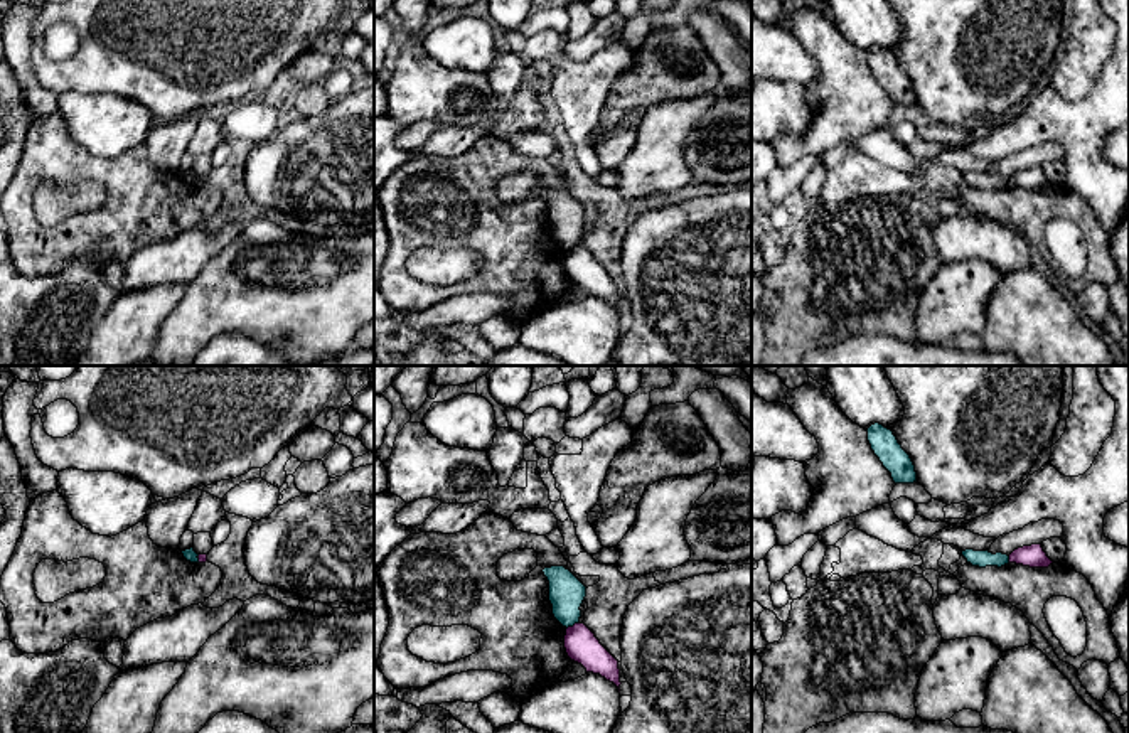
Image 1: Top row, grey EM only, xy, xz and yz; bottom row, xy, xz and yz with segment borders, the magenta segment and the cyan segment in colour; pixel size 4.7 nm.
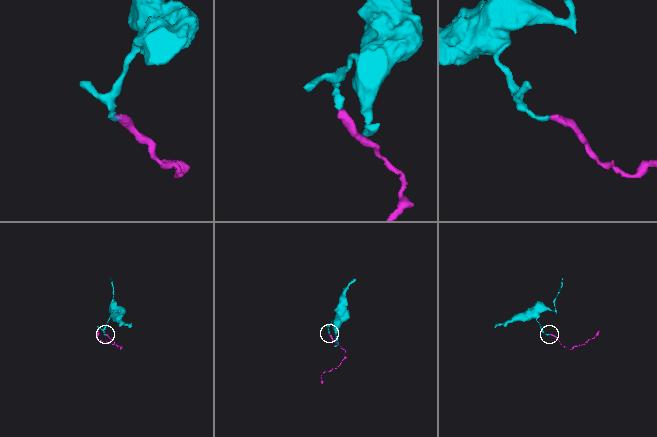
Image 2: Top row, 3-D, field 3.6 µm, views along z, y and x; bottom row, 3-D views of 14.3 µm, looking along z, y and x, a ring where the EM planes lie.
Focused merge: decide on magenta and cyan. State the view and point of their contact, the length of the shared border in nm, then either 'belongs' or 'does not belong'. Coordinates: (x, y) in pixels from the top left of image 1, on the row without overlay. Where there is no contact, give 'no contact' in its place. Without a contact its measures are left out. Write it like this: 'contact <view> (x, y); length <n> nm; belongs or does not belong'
contact xz (573, 248); length 80 nm; does not belong

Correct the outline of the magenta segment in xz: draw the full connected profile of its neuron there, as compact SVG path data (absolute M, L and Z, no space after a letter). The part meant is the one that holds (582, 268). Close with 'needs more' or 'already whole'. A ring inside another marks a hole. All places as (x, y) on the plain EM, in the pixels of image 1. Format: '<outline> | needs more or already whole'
M578 244L566 251L564 271L571 283L581 286L586 295L600 297L613 305L620 315L618 283L600 266L585 246Z | already whole

